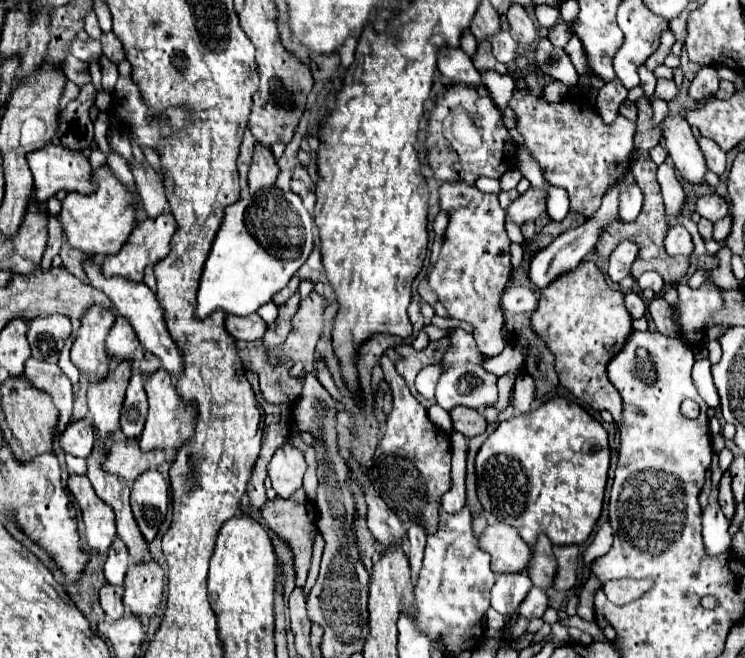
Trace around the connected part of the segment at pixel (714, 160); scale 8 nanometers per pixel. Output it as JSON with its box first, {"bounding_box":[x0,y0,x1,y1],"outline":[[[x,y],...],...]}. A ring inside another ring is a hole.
{"bounding_box":[697,137,727,175],"outline":[[[699,137],[697,141],[699,141],[699,147],[701,147],[703,155],[705,155],[709,171],[713,171],[717,175],[723,175],[725,173],[725,165],[727,165],[725,151],[721,151],[721,147],[717,143],[713,143],[711,139],[707,139],[707,137]]]}

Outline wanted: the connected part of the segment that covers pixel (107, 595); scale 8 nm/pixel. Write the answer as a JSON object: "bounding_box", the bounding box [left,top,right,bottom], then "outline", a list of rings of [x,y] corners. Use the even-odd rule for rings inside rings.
{"bounding_box":[99,583,125,621],"outline":[[[105,583],[99,591],[101,595],[101,607],[107,615],[109,621],[117,621],[125,615],[125,607],[123,607],[123,587],[113,587],[109,583]]]}

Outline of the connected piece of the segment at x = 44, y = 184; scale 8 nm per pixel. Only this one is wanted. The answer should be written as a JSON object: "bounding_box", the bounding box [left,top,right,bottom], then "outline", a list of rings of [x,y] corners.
{"bounding_box":[27,145,93,203],"outline":[[[47,145],[27,155],[33,179],[35,179],[35,201],[45,203],[57,191],[75,191],[75,193],[89,193],[93,189],[91,181],[91,165],[89,159],[81,151],[69,151],[59,145]]]}

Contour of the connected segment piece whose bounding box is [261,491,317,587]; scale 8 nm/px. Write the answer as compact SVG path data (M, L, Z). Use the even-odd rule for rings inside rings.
M297 491L295 495L291 495L291 499L281 499L275 497L273 501L267 501L267 505L263 507L261 515L267 523L267 527L289 545L291 553L293 553L293 563L295 563L295 573L297 573L297 587L303 587L309 575L309 567L311 567L311 553L313 553L313 543L317 537L317 507L307 505L307 497L303 491Z

